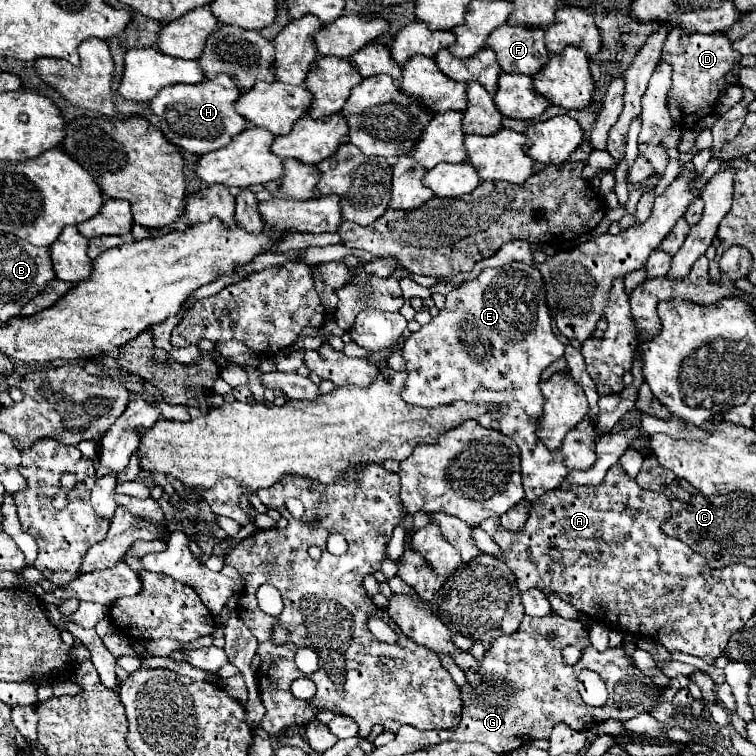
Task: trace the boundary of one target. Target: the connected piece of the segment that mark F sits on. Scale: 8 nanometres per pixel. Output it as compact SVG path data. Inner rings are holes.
M505 23L487 37L485 47L495 51L503 73L535 75L549 59L545 31L539 27L511 27Z

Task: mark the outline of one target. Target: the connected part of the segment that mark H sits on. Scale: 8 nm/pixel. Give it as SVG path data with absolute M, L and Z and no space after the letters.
M217 75L215 79L205 79L195 85L171 85L163 87L151 101L149 107L159 119L159 129L171 141L173 145L195 153L211 153L221 147L225 147L233 135L241 133L243 129L251 127L243 117L239 117L233 109L235 99L239 99L239 89L233 81L233 77L227 75Z

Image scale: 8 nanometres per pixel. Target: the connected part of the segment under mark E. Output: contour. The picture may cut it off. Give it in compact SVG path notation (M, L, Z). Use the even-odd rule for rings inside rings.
M513 261L501 269L485 269L477 279L463 283L447 295L445 307L403 345L407 381L401 391L403 401L419 407L449 405L455 401L475 401L497 405L499 431L511 437L521 453L521 477L527 501L537 501L543 493L557 489L573 469L595 465L597 389L587 391L589 413L555 451L547 449L539 437L539 417L545 397L541 395L541 373L563 355L565 345L555 337L543 293L539 269Z

